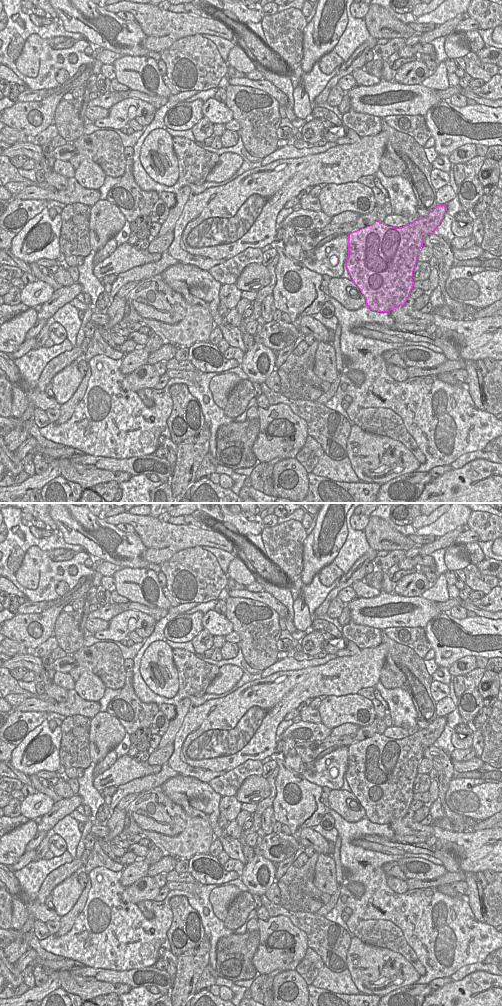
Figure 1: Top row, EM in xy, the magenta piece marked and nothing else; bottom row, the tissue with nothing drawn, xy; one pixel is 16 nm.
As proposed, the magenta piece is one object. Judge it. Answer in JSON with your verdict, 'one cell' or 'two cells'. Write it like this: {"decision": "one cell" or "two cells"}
{"decision": "one cell"}

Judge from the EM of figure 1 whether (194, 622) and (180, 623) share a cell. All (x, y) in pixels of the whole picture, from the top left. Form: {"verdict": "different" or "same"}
{"verdict": "same"}

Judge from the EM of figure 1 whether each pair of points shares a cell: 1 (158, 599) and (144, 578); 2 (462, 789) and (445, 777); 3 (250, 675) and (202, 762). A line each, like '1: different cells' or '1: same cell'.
1: same cell
2: different cells
3: different cells

